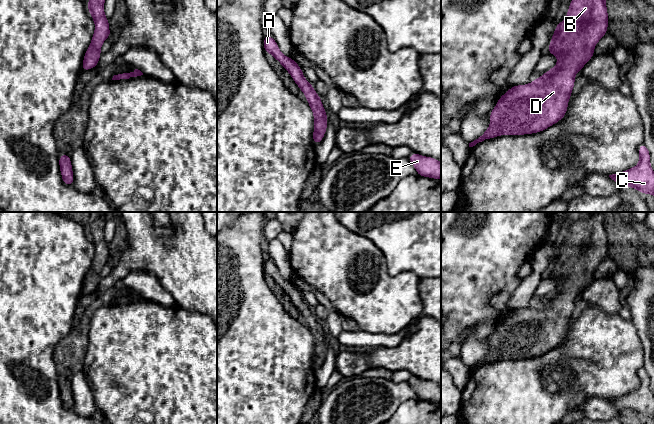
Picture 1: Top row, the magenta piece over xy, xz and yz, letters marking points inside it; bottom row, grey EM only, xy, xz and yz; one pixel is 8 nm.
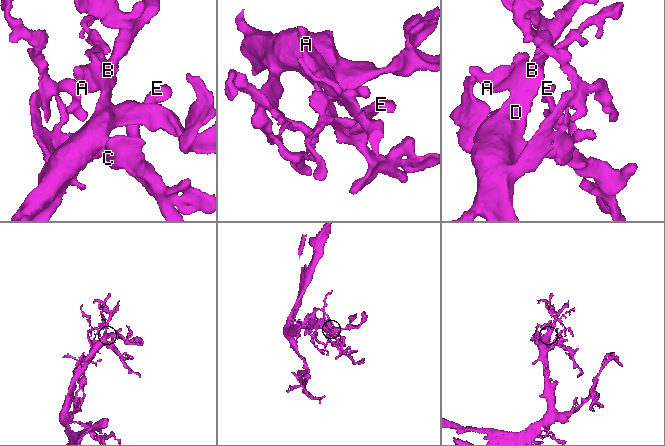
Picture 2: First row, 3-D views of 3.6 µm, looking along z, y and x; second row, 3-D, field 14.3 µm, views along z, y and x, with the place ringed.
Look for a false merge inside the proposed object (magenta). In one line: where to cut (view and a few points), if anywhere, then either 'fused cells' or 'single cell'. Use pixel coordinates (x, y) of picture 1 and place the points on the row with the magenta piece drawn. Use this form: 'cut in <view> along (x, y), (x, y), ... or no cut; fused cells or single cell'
no cut; single cell

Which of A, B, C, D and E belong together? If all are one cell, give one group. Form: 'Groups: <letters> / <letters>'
Groups: A B C D E

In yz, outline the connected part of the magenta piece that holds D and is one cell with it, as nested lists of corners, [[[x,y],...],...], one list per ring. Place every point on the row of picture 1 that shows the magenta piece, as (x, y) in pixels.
[[[571,0],[569,10],[565,19],[556,25],[547,52],[555,55],[558,62],[555,67],[548,70],[539,78],[526,85],[512,86],[497,101],[497,105],[490,112],[490,126],[476,140],[469,143],[469,147],[487,139],[501,135],[525,135],[541,132],[555,123],[559,122],[566,115],[568,101],[575,84],[575,74],[595,55],[594,48],[599,40],[608,32],[608,13],[606,0]]]

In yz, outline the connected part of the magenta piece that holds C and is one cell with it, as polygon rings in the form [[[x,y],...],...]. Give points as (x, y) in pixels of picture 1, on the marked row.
[[[644,143],[639,145],[637,166],[609,177],[619,186],[629,186],[642,194],[654,196],[654,171],[650,165],[650,152],[646,145]]]

